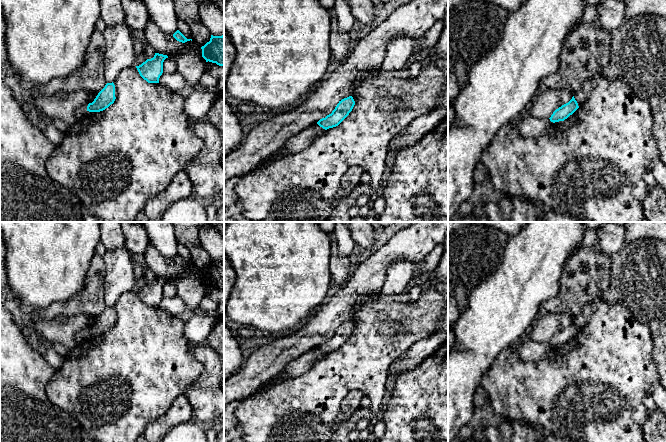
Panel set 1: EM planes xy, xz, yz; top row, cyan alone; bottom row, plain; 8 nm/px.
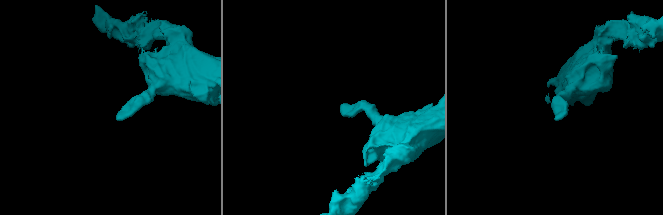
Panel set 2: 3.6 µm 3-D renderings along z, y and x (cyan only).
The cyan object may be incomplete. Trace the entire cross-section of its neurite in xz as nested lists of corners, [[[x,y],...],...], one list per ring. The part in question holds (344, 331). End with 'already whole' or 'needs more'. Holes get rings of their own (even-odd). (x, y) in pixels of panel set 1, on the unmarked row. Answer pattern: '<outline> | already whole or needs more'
[[[352,320],[342,323],[332,337],[320,343],[317,348],[325,354],[338,350],[349,339],[354,329]]] | already whole

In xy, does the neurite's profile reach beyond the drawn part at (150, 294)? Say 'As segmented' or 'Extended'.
As segmented

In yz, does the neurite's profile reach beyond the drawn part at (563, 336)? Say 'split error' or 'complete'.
complete

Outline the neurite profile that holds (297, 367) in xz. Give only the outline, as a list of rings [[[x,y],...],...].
[[[317,347],[312,349],[304,356],[288,363],[283,369],[287,375],[287,378],[295,378],[310,370],[310,368],[320,359],[325,357],[325,353],[320,351]]]

